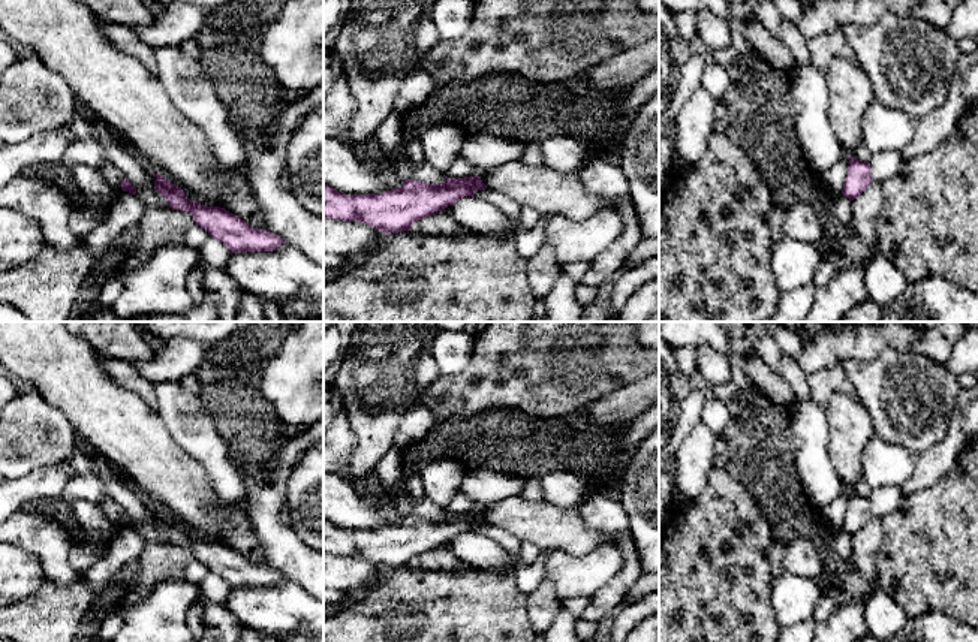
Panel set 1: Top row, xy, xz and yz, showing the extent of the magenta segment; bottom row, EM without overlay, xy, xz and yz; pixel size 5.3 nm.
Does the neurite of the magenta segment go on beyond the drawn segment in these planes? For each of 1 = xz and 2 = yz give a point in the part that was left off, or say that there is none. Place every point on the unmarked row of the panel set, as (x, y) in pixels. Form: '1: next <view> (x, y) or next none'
1: next none
2: next none

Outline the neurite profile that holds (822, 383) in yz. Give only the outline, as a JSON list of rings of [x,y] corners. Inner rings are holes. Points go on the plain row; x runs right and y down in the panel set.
[[[840,364],[809,374],[809,389],[809,401],[822,407],[824,410],[827,409],[833,394],[845,394],[858,401],[855,389]]]

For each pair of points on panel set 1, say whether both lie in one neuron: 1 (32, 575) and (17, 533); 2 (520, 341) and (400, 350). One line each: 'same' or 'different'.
1: different
2: different

